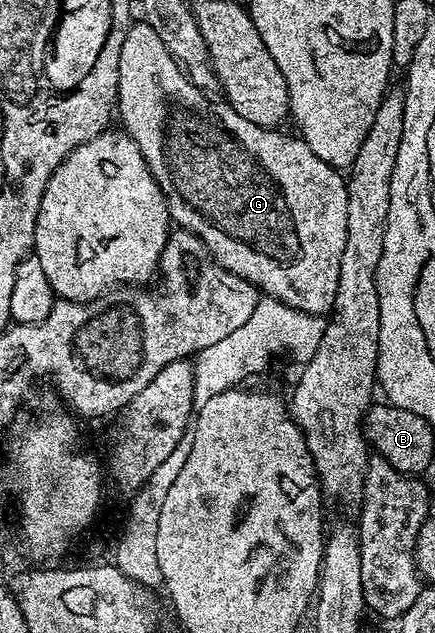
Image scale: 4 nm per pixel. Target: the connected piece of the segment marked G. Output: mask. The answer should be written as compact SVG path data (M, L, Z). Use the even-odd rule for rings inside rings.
M148 21L133 22L128 30L123 32L120 43L120 80L118 81L118 119L121 119L123 130L128 132L132 140L138 145L146 165L152 176L158 181L158 185L164 194L164 200L168 203L168 214L173 224L179 225L183 230L194 233L206 245L209 255L217 263L233 271L238 277L250 281L265 296L280 299L286 305L306 314L327 316L335 305L338 293L338 275L342 269L342 249L346 249L346 197L348 185L345 176L337 168L331 167L310 145L306 145L303 139L295 134L283 135L283 130L256 125L254 121L246 121L242 113L233 109L231 103L212 99L209 92L194 85L188 79L187 72L176 62L169 49L163 44L158 33Z

